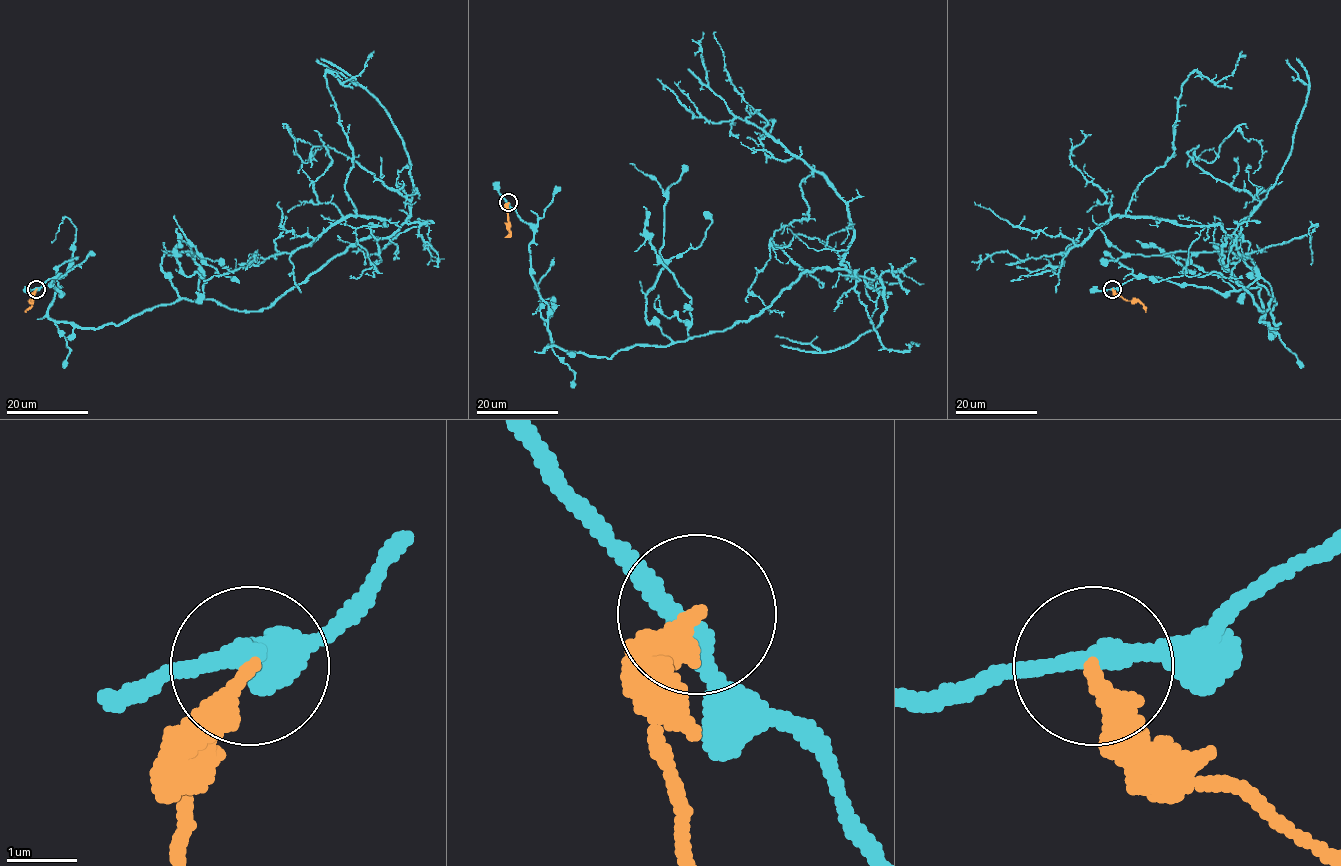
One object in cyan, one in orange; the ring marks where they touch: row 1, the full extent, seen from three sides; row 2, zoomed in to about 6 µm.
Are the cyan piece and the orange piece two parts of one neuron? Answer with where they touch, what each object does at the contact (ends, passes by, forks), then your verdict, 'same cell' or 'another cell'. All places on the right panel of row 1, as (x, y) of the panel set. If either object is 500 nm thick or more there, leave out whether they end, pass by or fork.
at (1112, 289); cyan passes by; orange ends there; another cell

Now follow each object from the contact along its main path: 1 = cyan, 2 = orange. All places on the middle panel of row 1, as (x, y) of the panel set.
1: (509, 203), (544, 352), (705, 336), (845, 267), (846, 202), (815, 172), (772, 240), (824, 284)
2: (509, 202), (510, 234), (505, 237)

